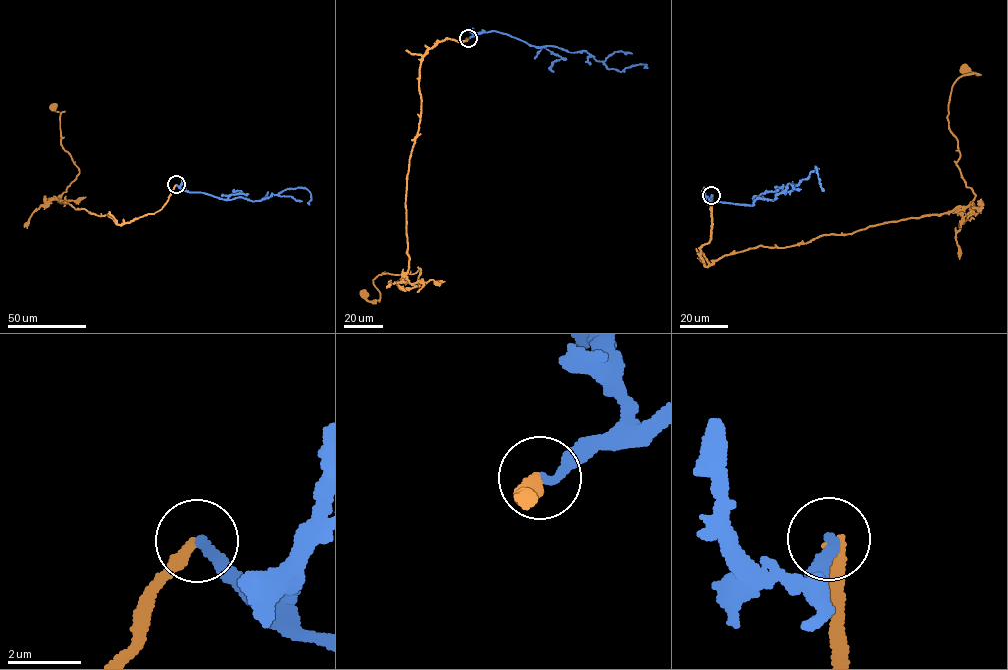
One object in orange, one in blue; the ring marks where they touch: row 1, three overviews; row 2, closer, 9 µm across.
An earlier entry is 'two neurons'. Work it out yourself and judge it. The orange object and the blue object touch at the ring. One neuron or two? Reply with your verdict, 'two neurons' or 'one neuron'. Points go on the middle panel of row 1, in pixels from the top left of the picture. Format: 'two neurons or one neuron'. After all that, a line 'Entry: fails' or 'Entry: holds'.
two neurons
Entry: holds

